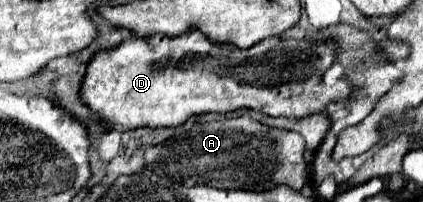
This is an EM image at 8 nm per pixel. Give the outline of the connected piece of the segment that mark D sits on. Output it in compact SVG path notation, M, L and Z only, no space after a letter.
M200 31L184 33L180 37L130 37L116 47L102 49L94 53L88 61L86 75L80 85L82 103L94 111L110 129L120 127L124 131L138 127L174 127L182 125L192 115L202 113L228 113L240 107L260 109L268 115L282 117L306 117L320 113L330 101L342 101L350 95L352 87L342 79L342 83L334 89L320 87L318 79L328 71L334 63L334 45L328 43L312 43L312 41L296 41L282 37L268 37L250 49L238 49L232 43L212 43Z

